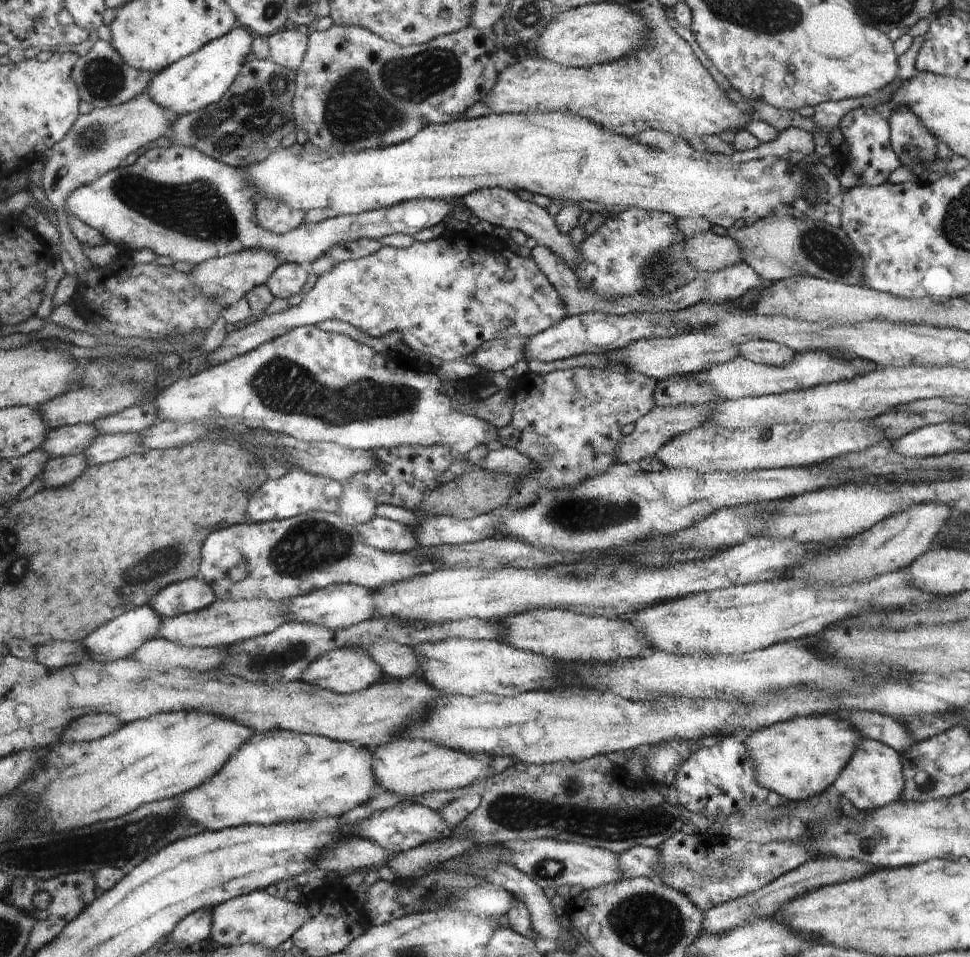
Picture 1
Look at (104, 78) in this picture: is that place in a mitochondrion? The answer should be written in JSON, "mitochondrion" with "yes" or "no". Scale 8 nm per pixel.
{"mitochondrion":"yes"}

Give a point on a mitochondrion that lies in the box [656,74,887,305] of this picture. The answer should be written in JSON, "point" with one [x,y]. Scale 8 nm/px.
{"point":[828,251]}

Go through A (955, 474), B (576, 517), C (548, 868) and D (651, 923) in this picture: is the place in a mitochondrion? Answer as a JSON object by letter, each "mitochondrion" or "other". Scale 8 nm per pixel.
{"A":"other","B":"mitochondrion","C":"mitochondrion","D":"mitochondrion"}

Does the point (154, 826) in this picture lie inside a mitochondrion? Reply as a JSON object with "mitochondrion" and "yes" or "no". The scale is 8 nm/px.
{"mitochondrion":"yes"}

